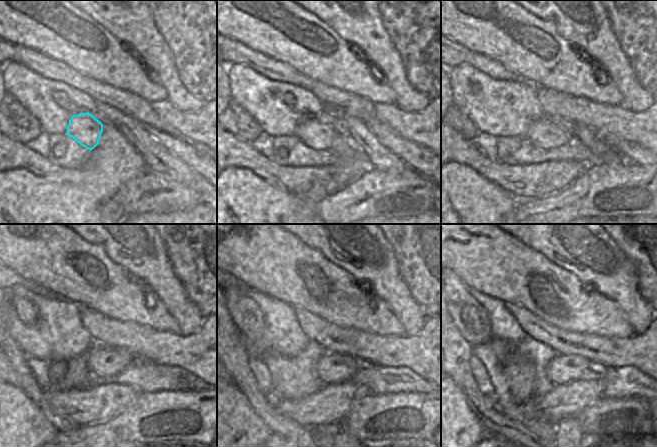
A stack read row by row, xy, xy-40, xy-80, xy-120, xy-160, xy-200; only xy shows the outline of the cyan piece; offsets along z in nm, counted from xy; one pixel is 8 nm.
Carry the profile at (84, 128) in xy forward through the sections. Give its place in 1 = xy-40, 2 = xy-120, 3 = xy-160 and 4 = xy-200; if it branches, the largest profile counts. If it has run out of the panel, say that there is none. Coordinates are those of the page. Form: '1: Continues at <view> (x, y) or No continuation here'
1: Continues at xy-40 (315, 134)
2: Continues at xy-120 (102, 361)
3: Continues at xy-160 (333, 367)
4: Continues at xy-200 (562, 369)

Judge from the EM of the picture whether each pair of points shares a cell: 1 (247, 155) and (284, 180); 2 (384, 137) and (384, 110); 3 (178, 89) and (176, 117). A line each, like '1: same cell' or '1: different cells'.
1: same cell
2: different cells
3: different cells

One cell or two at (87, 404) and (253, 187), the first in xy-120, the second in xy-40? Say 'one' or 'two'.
two

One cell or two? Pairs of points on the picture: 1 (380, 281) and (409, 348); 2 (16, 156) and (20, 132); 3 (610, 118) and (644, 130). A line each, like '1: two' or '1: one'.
1: two
2: two
3: one

